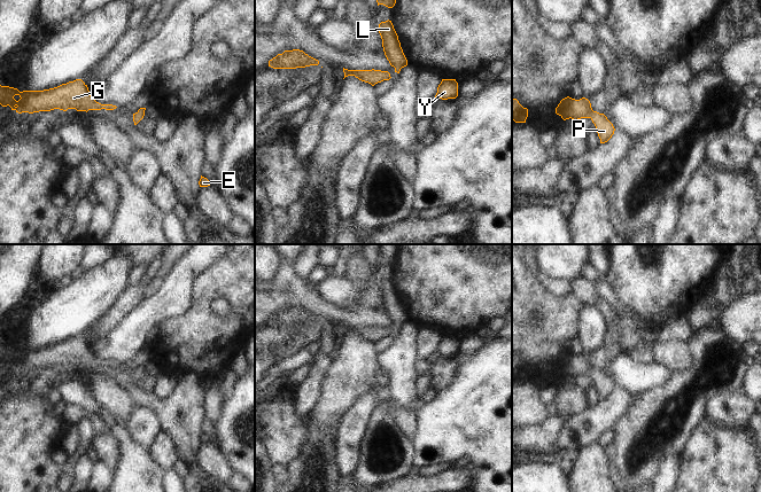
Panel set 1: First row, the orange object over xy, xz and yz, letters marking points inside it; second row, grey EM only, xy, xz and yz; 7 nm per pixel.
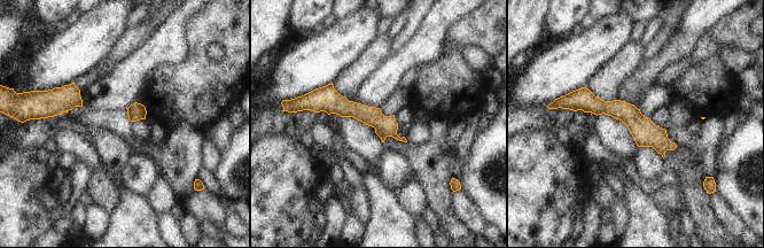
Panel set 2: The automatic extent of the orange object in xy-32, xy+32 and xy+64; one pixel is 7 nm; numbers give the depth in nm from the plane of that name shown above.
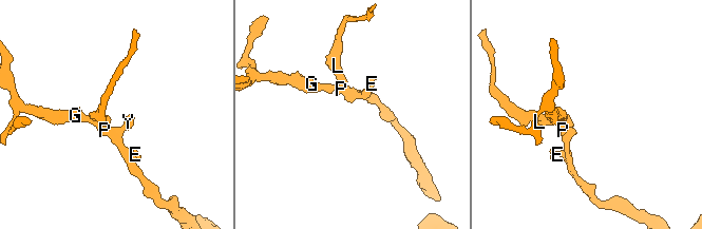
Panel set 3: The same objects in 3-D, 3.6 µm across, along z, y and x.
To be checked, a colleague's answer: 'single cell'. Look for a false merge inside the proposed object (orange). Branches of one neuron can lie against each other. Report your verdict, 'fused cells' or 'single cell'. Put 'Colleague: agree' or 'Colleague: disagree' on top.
Colleague: agree
single cell

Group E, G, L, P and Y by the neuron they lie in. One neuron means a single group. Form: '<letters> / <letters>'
E G L P Y

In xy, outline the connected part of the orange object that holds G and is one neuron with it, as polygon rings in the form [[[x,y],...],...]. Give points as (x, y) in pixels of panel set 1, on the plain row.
[[[76,336],[57,344],[44,347],[23,347],[0,342],[0,361],[9,362],[11,367],[22,369],[39,369],[60,366],[76,366],[77,368],[88,367],[114,367],[112,361],[101,361],[90,351],[87,342],[81,336]]]

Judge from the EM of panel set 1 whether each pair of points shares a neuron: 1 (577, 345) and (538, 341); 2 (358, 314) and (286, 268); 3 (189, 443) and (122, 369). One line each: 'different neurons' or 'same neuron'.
1: different neurons
2: same neuron
3: same neuron

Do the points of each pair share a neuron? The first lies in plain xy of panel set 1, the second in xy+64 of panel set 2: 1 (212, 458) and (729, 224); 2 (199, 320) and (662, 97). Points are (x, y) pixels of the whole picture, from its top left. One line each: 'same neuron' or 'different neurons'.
1: same neuron
2: different neurons

